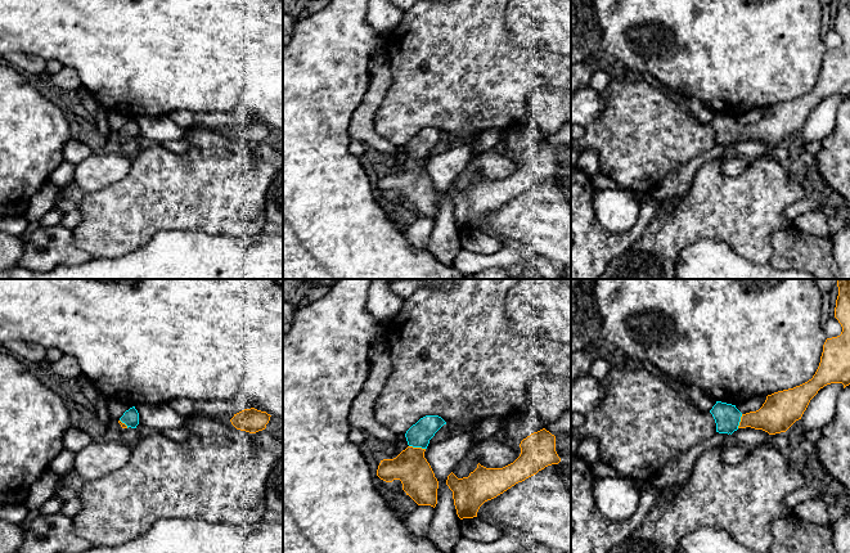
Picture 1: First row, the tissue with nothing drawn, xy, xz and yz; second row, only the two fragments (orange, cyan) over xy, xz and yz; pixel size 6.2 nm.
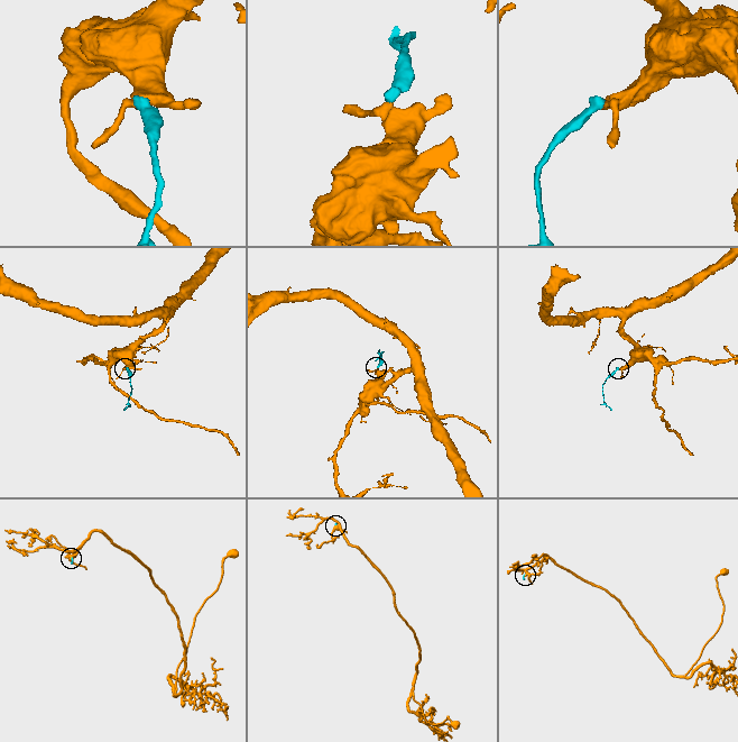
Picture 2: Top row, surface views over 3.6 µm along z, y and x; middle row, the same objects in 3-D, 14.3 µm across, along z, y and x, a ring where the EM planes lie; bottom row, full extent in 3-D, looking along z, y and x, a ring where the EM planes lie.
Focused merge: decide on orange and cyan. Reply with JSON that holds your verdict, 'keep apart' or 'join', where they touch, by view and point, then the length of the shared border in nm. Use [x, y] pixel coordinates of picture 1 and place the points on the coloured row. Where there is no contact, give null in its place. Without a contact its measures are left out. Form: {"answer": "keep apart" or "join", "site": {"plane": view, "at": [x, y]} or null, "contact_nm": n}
{"answer": "join", "site": {"plane": "xz", "at": [417, 448]}, "contact_nm": 110}

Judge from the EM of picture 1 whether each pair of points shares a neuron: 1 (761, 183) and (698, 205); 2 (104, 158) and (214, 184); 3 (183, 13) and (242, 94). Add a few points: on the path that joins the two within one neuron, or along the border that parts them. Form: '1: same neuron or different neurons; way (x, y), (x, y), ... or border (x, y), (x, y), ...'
1: same neuron; way (746, 198), (740, 205), (714, 205)
2: different neurons; border (131, 158), (129, 171), (108, 185)
3: same neuron; way (203, 34), (242, 73)

